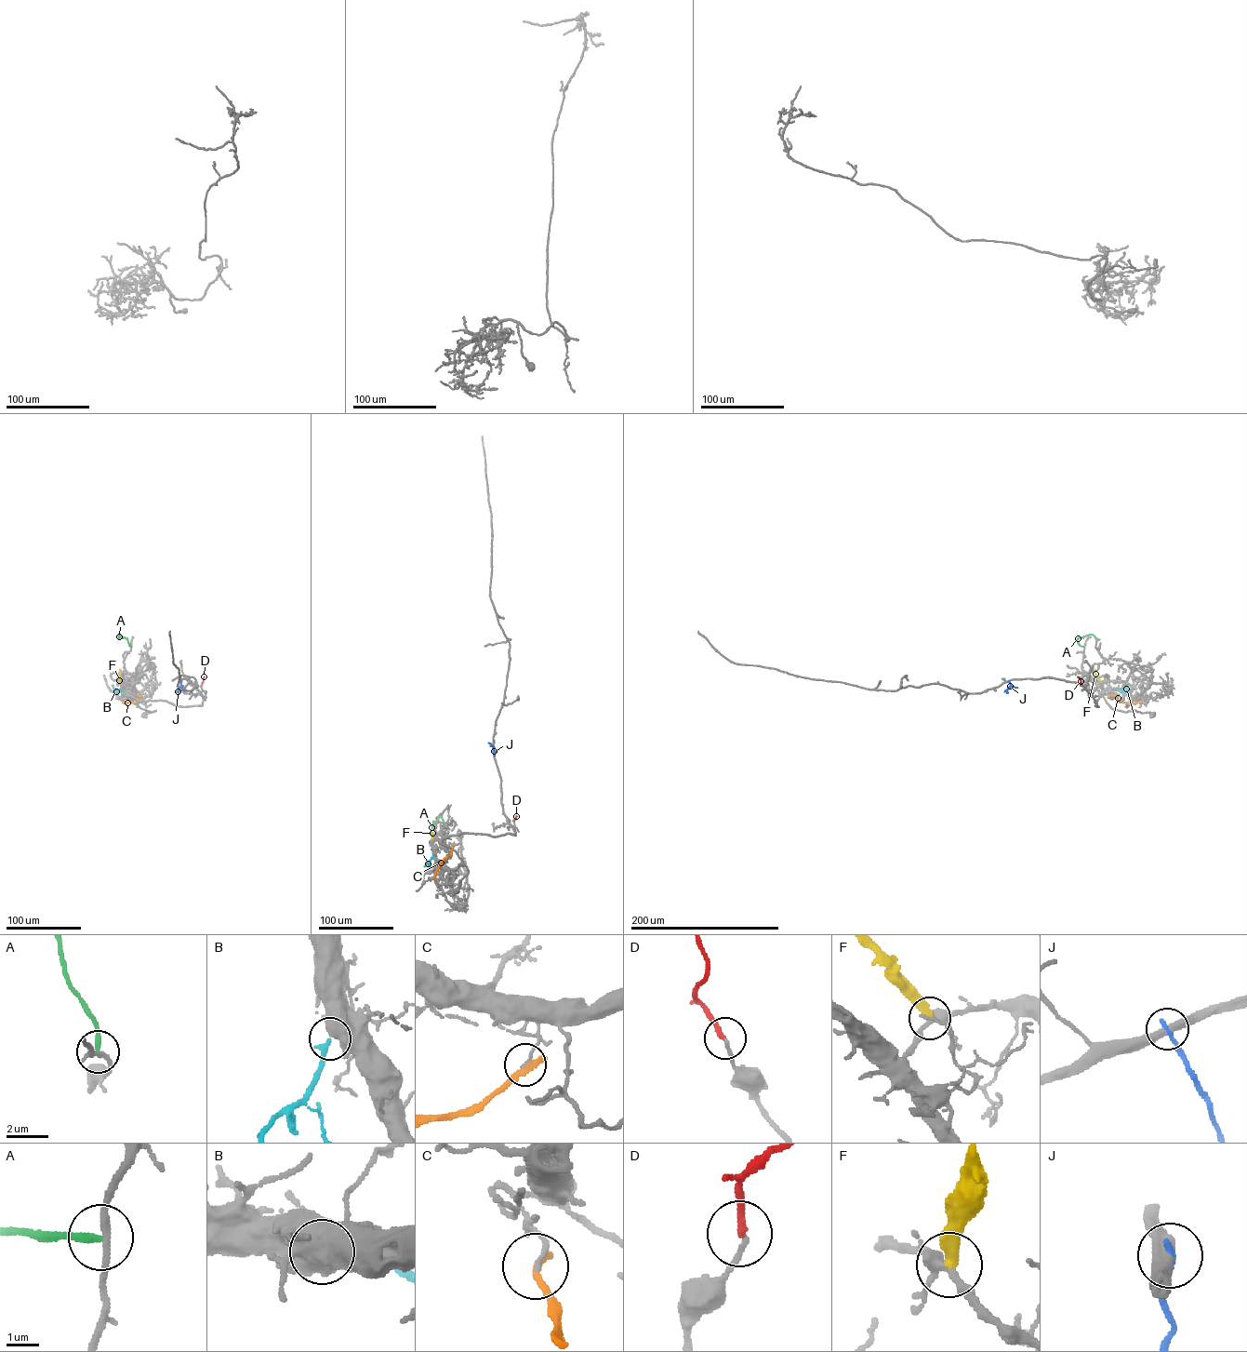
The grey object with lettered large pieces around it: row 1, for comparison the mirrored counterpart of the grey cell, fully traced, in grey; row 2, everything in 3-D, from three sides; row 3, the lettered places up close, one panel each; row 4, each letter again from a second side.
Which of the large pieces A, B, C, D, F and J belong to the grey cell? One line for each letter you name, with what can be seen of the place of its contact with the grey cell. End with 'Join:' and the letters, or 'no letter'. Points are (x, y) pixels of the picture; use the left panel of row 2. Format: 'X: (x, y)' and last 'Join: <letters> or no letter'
B: (121, 689)
D: (202, 684)
Join: B, D

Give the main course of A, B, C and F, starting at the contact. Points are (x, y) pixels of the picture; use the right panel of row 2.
A: (1084, 646), (1079, 644), (1078, 638), (1091, 634), (1097, 638)
B: (1116, 689), (1123, 692), (1128, 685)
C: (1140, 701), (1128, 703), (1119, 702), (1116, 696), (1107, 696)
F: (1101, 682), (1094, 669)

